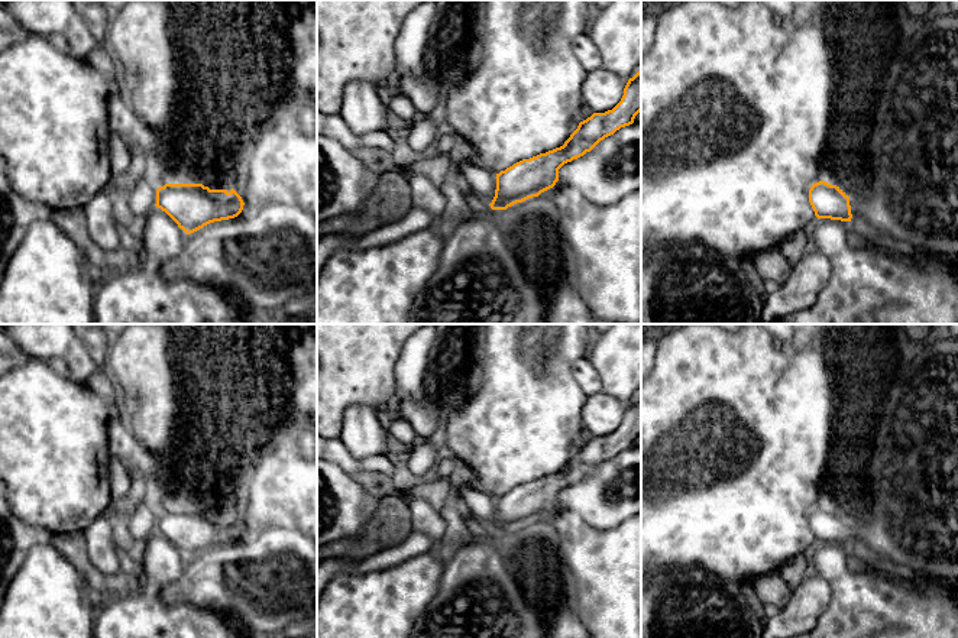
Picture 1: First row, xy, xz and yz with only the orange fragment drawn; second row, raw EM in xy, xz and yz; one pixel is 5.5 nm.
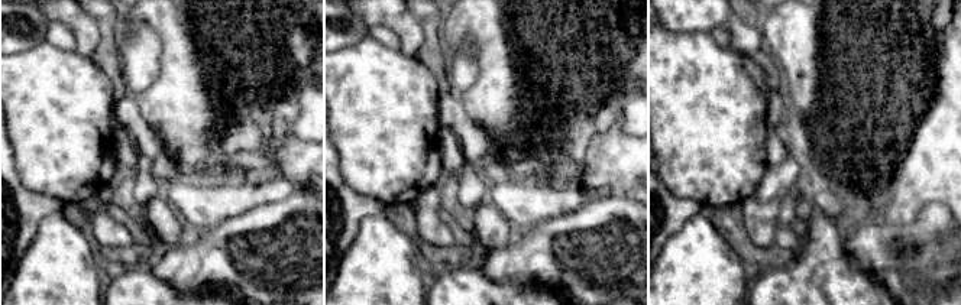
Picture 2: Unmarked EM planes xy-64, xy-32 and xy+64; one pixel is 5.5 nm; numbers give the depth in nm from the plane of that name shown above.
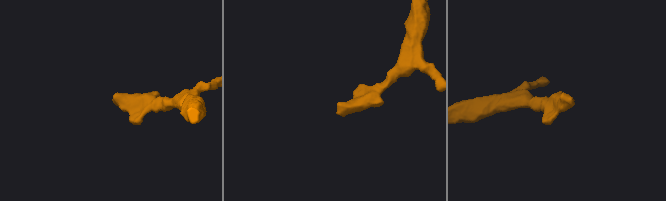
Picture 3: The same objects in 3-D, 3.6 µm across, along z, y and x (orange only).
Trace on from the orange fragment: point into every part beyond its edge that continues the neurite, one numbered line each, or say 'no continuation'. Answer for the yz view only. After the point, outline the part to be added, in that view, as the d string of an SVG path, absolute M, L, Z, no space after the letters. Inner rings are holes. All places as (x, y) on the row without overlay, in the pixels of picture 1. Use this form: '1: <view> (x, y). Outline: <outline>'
1: yz (908, 517). Outline: M944 333L913 349L900 365L876 427L867 486L860 498L860 514L849 521L852 543L877 561L884 561L887 566L904 566L916 574L942 580L958 589L958 339Z

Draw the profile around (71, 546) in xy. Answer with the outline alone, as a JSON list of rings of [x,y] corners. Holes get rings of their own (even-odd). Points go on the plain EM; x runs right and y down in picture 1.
[[[82,532],[54,534],[51,543],[82,574],[90,590],[100,599],[124,597],[133,595],[139,580],[123,571],[103,574],[90,564]]]

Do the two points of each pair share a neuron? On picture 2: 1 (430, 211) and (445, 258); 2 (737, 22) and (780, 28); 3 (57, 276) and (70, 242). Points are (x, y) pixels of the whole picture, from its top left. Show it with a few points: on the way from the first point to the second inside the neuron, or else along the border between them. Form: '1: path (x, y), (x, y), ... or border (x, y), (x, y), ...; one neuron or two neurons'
1: border (414, 223), (423, 240), (433, 245), (455, 245); two neurons
2: border (756, 20), (763, 39); two neurons
3: path (60, 268), (61, 250); one neuron

